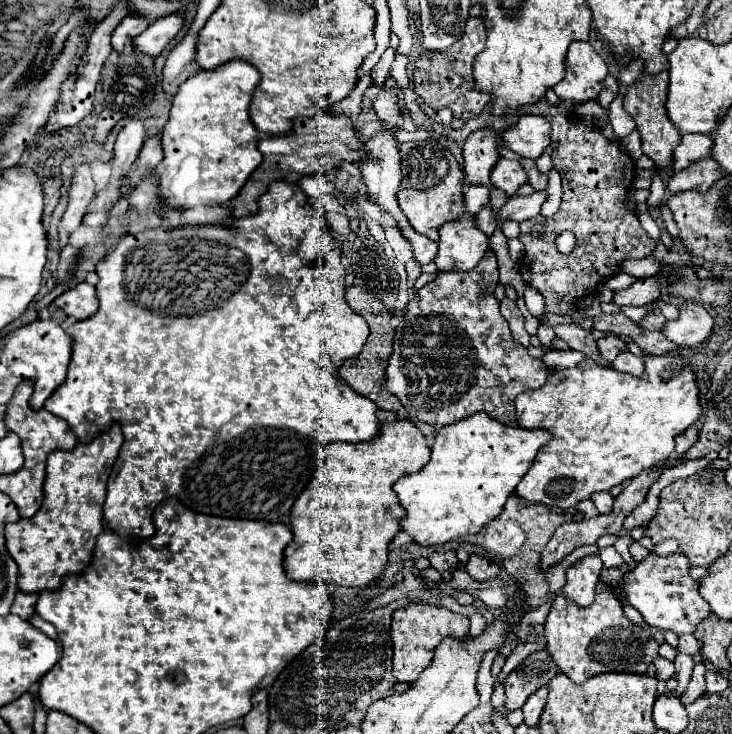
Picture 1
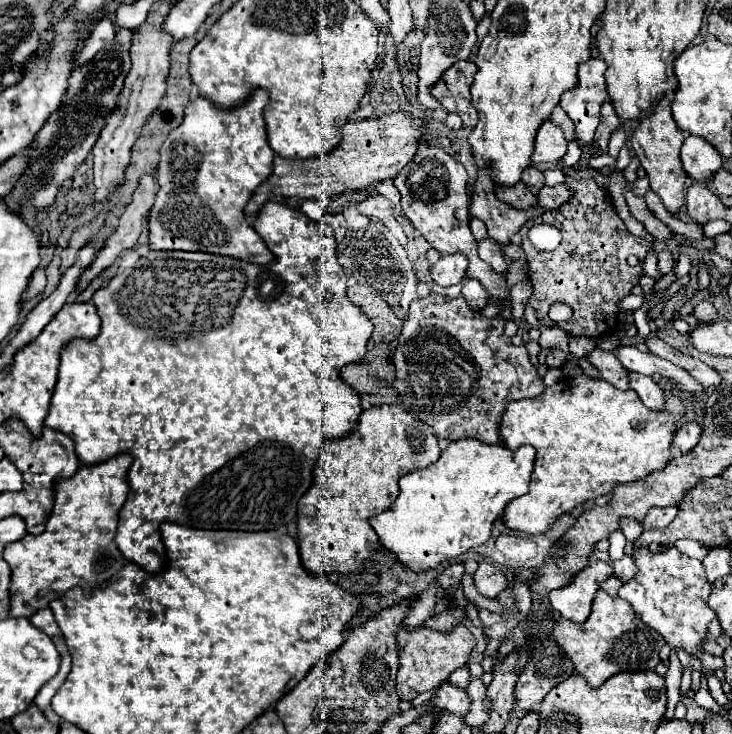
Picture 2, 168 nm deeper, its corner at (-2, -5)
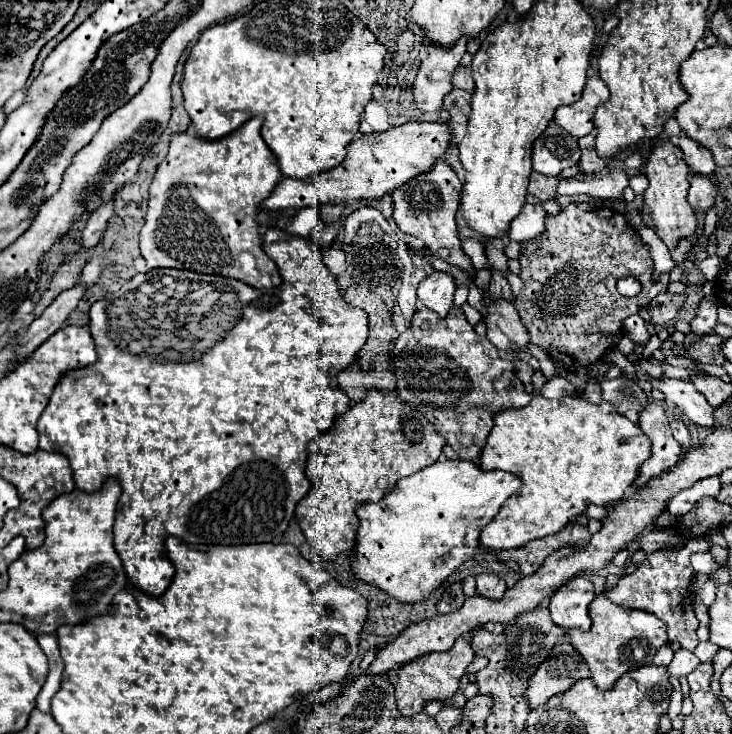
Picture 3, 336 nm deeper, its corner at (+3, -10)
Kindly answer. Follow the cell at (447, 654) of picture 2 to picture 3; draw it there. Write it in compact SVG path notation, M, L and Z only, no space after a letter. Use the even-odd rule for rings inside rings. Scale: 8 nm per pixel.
M458 637L454 647L448 651L426 653L420 659L414 659L414 661L408 661L400 667L390 669L388 679L394 685L398 711L402 715L416 715L422 711L422 705L426 701L432 701L432 699L448 701L454 695L454 691L458 689L458 681L464 675L466 667L472 663L472 659L474 659L474 649L470 647L470 643L464 637Z

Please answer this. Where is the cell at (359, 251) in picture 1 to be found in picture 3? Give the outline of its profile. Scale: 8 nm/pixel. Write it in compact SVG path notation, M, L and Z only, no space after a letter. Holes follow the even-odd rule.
M356 231L356 237L350 245L344 245L346 253L346 271L338 275L338 279L350 279L350 285L344 289L344 299L350 305L356 305L368 313L370 319L370 335L366 345L358 351L350 367L338 373L340 389L350 397L352 403L358 403L366 397L368 391L384 391L390 393L396 387L394 379L394 363L392 363L392 347L394 339L398 339L398 331L392 323L392 309L400 295L406 295L406 259L402 253L408 253L408 245L400 231L378 233L378 231Z

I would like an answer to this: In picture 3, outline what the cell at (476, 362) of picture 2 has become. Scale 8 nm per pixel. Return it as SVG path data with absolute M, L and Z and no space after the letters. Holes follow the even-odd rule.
M454 307L440 319L430 309L416 311L410 329L404 331L394 345L398 397L414 405L460 459L474 463L480 461L488 433L494 427L494 415L510 407L526 407L534 399L514 373L516 357L490 355L490 351L496 349L476 335L460 307Z

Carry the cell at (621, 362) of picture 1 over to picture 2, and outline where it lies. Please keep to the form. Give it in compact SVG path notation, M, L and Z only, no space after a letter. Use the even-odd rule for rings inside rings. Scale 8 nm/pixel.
M633 372L633 374L631 374L631 388L637 392L639 400L641 400L649 410L663 410L665 392L659 388L659 384L653 382L653 378Z

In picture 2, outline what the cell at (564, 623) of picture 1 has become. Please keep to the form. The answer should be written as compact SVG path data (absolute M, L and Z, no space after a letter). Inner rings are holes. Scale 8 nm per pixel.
M603 590L595 594L593 612L583 624L559 618L553 628L553 636L573 660L575 674L583 674L589 686L593 688L601 686L607 678L619 672L653 670L659 664L659 650L665 644L663 638L655 634L655 630L651 630L645 622L639 622L639 618L635 618L635 610L631 610L629 602L613 598Z

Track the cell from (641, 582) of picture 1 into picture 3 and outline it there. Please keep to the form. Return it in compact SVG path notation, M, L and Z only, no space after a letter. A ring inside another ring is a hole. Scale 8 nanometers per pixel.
M688 539L684 547L672 551L654 551L646 553L646 559L634 569L634 573L622 577L612 589L606 591L606 597L616 605L628 609L642 609L656 615L668 627L668 643L678 643L682 649L694 651L698 645L696 629L698 619L690 601L690 583L694 579L694 569L690 565L690 555L696 551L708 551L710 539Z

